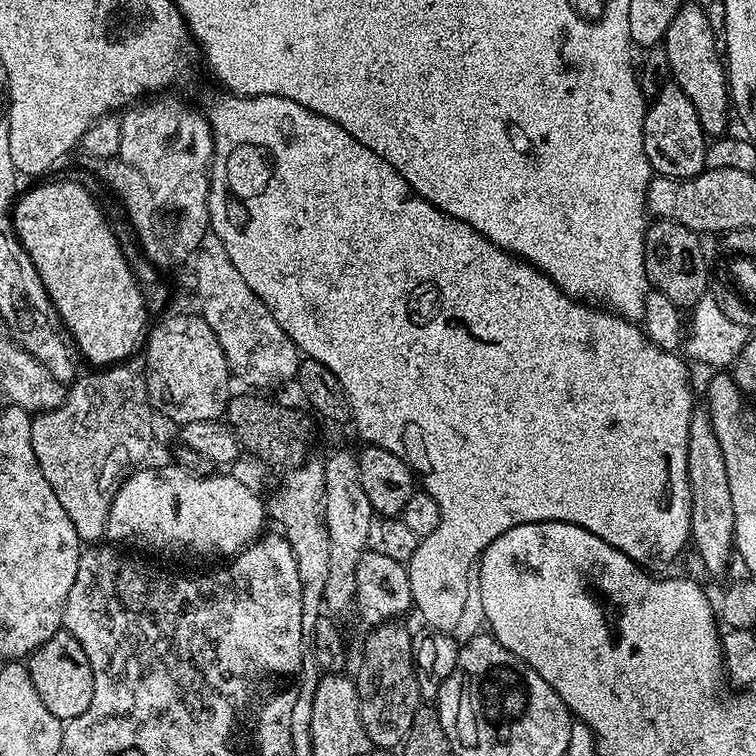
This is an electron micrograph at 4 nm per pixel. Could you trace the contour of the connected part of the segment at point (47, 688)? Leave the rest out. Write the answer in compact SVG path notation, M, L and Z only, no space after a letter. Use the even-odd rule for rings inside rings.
M55 632L41 648L27 657L26 663L30 682L34 682L34 690L38 690L38 698L42 698L43 705L54 718L67 722L78 718L78 714L90 706L90 698L94 698L94 670L90 670L86 650L82 650L82 644L70 632Z

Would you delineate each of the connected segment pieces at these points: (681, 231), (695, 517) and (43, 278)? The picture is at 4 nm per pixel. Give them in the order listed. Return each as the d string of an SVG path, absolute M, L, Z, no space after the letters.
M657 219L652 223L644 233L644 261L649 285L670 298L680 310L691 310L701 298L709 295L710 274L704 261L704 248L700 245L701 237L673 220Z
M696 406L690 418L690 434L686 442L688 477L692 491L692 535L691 547L696 547L704 568L712 576L724 576L736 546L734 530L734 501L730 499L730 477L726 475L726 458L722 458L722 445L710 422L707 407Z
M72 180L40 184L23 196L24 193L14 204L15 235L19 236L26 254L30 254L42 286L48 291L48 296L64 327L72 336L79 355L83 359L85 356L92 366L116 366L127 361L124 359L135 350L136 343L145 339L149 309L146 307L141 281L136 279L133 265L128 265L103 210L82 185L75 184Z

